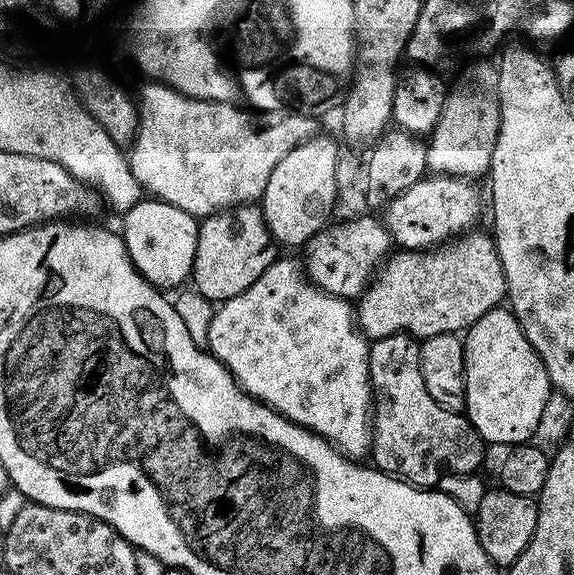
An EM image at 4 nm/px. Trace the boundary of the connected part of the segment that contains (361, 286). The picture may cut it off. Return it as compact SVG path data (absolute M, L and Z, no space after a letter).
M360 216L357 220L344 220L341 224L325 226L306 245L308 257L302 260L302 268L309 280L317 284L329 296L356 298L368 287L373 276L383 265L394 245L383 223L372 216Z

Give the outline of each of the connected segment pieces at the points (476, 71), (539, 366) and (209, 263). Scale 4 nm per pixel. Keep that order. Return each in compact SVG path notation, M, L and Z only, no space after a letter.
M472 64L447 89L442 112L426 140L427 171L438 176L477 178L492 167L494 142L500 125L497 65Z
M507 307L492 308L462 336L464 342L464 412L476 433L489 445L526 444L540 428L540 419L548 408L548 395L554 389L542 358L526 338L515 314Z
M255 203L225 208L199 221L190 284L208 300L223 302L242 294L276 263L278 245L273 240L264 213Z

